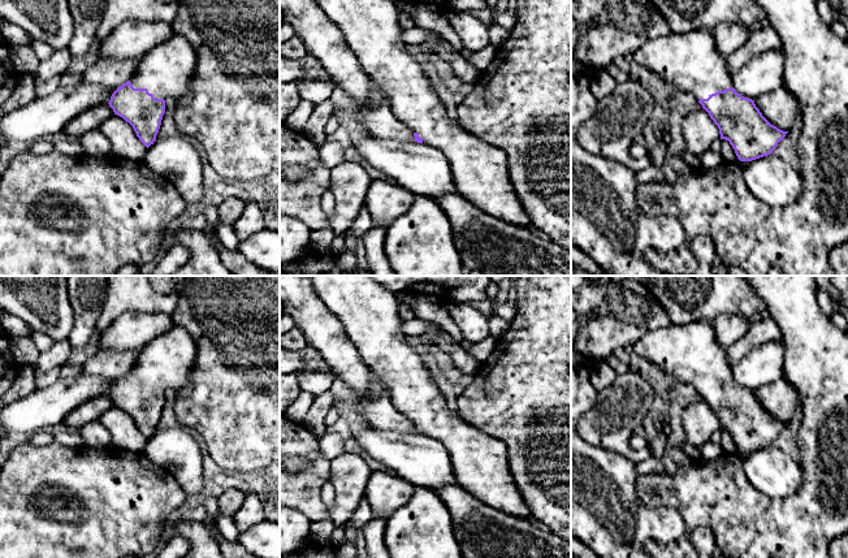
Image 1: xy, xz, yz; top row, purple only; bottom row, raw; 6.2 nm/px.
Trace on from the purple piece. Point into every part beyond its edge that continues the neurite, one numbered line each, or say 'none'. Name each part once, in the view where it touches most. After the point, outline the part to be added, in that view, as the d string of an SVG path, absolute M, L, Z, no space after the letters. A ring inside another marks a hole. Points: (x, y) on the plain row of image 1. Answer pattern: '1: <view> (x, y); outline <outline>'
1: xy (167, 362); outline M173 325L140 349L129 372L156 390L178 392L190 382L195 363L195 341L183 328Z

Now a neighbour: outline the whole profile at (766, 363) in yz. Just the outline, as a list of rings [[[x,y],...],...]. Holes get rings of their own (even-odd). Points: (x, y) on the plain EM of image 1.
[[[782,339],[769,341],[752,349],[732,365],[732,377],[737,385],[756,392],[786,375],[786,349]]]

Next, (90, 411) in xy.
[[[109,395],[90,399],[73,410],[61,423],[61,428],[75,429],[99,421],[100,416],[114,406]]]

